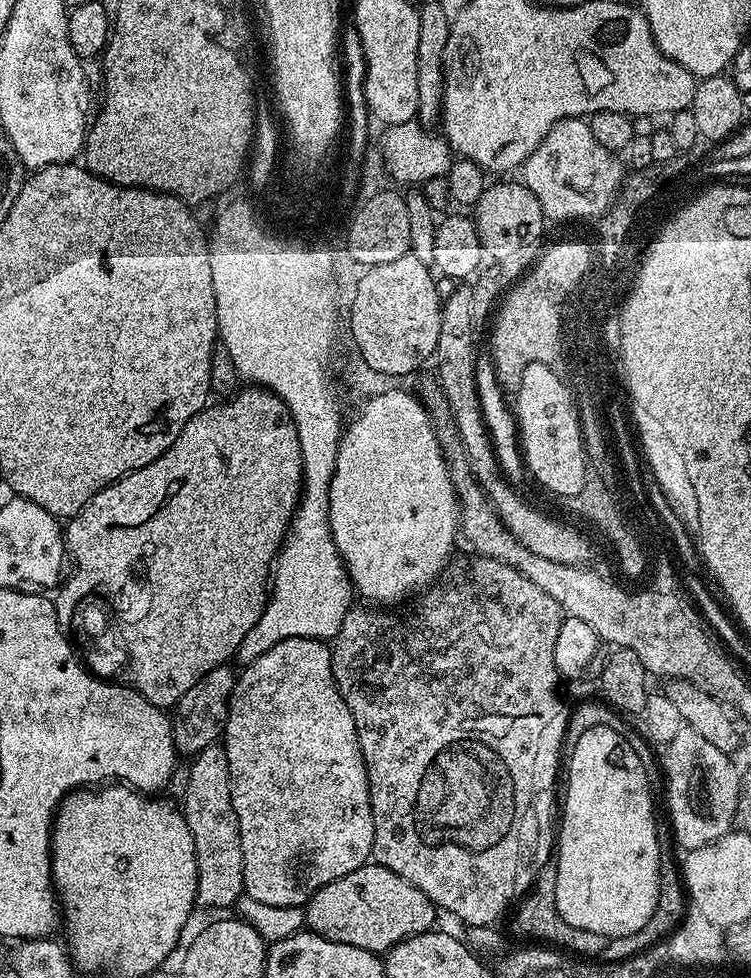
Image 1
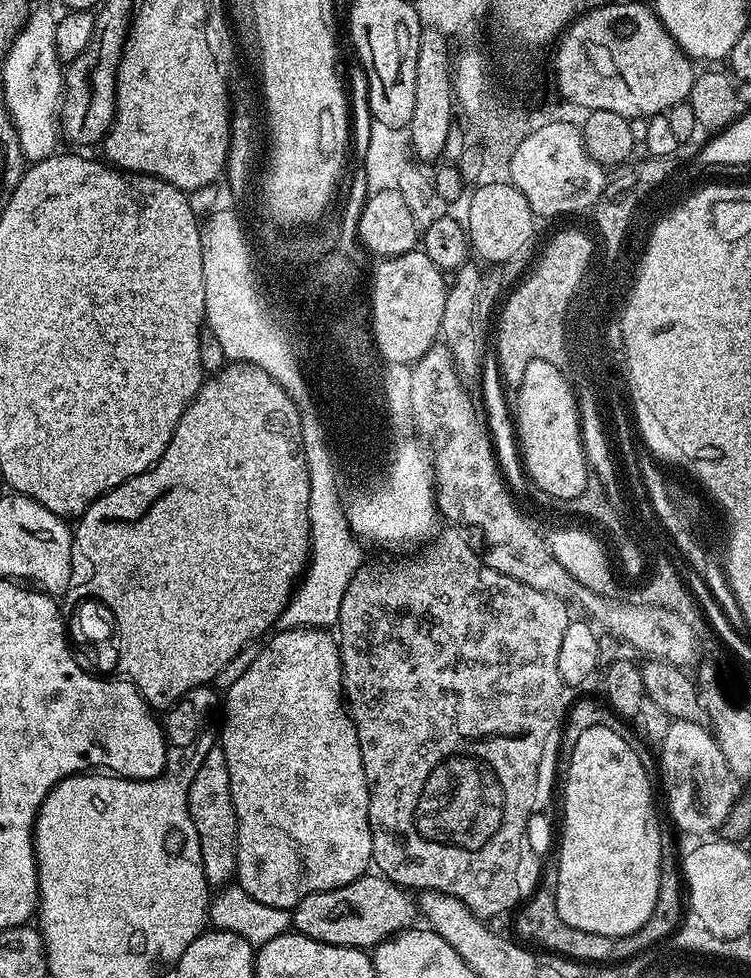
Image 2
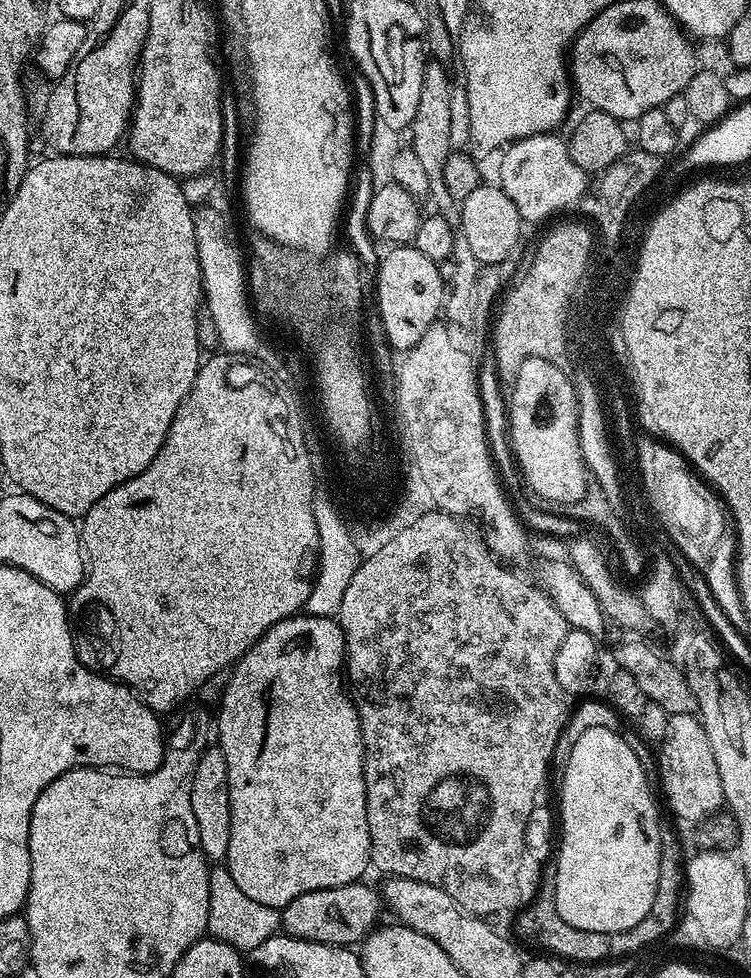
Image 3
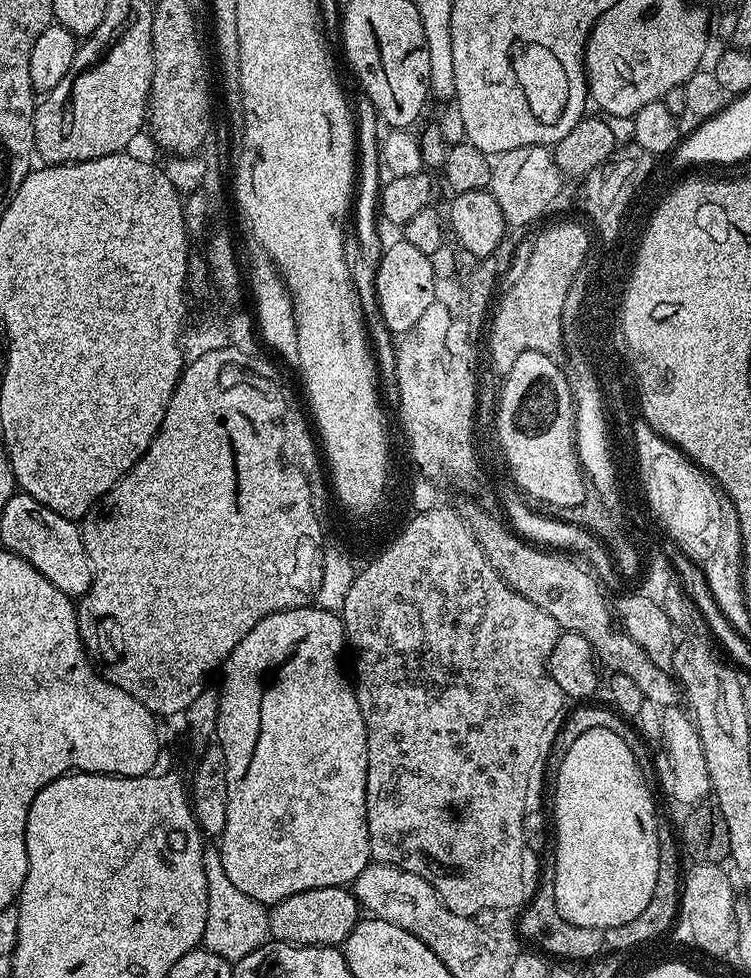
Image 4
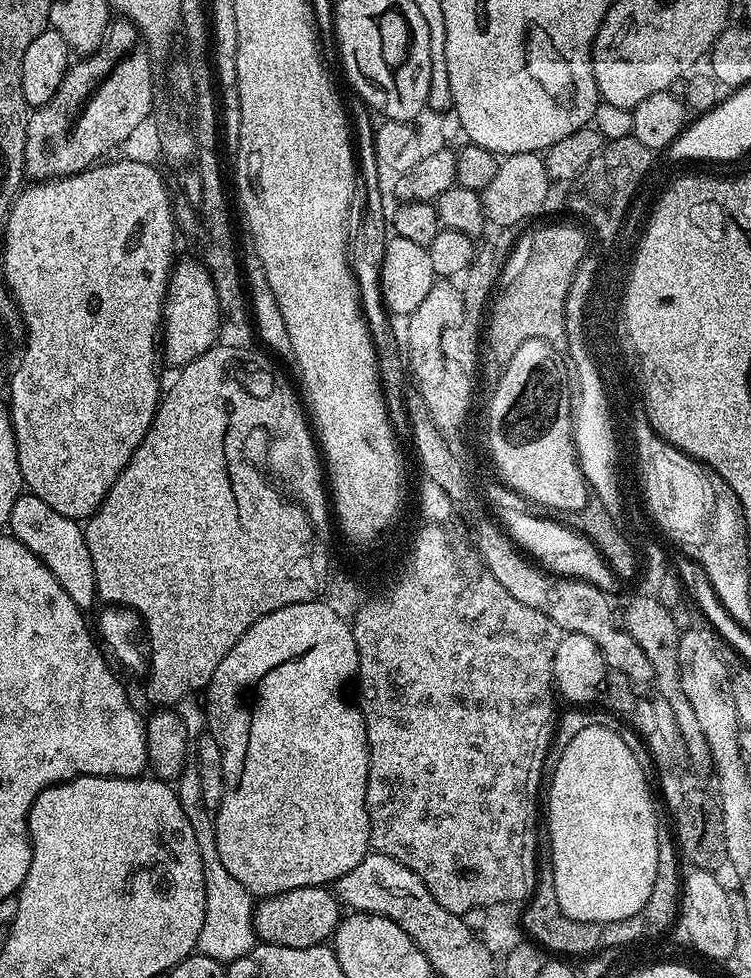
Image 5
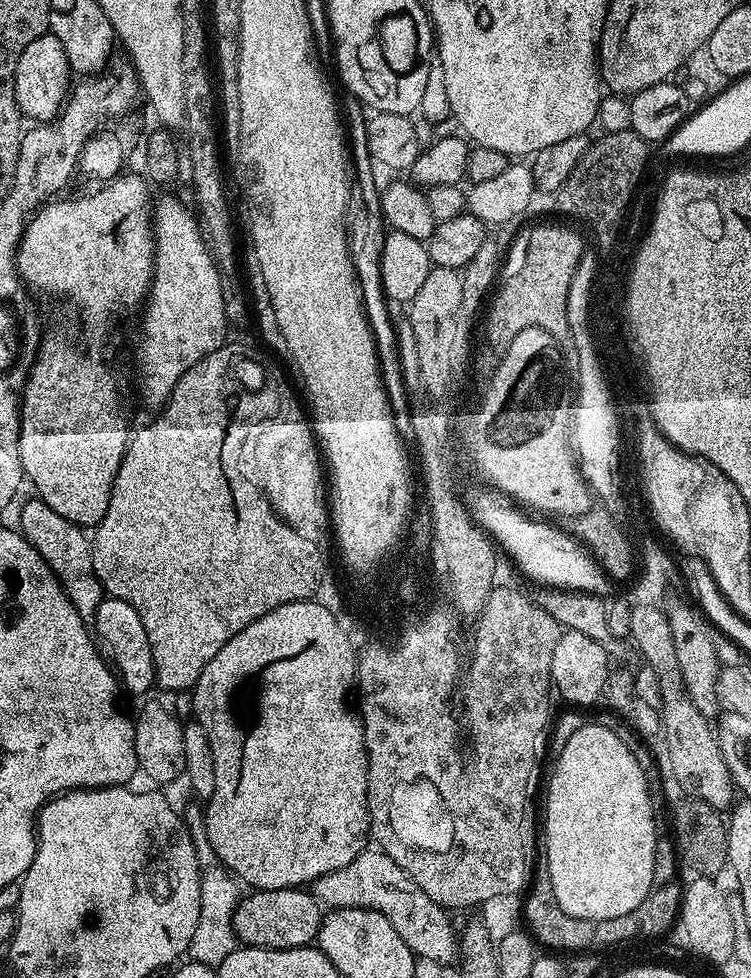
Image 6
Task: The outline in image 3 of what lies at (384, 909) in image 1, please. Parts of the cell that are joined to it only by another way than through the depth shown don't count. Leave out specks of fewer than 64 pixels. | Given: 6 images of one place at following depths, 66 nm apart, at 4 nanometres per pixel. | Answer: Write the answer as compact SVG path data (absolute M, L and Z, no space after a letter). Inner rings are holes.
M365 882L347 884L326 890L314 890L294 898L280 912L283 935L333 946L356 946L377 927L382 912L382 896Z

